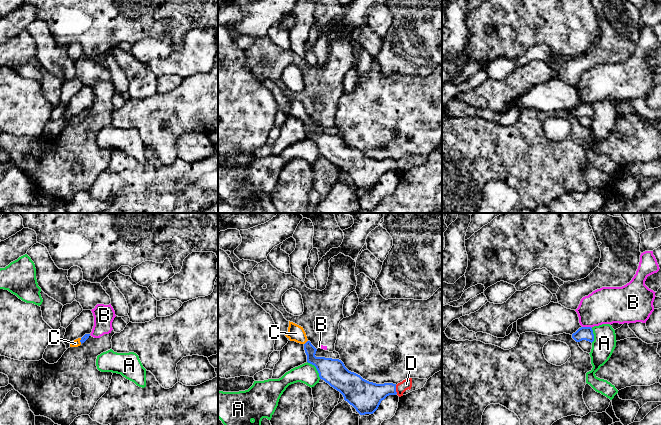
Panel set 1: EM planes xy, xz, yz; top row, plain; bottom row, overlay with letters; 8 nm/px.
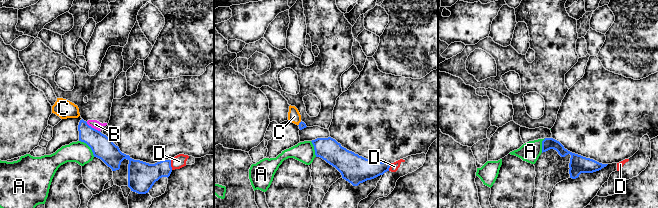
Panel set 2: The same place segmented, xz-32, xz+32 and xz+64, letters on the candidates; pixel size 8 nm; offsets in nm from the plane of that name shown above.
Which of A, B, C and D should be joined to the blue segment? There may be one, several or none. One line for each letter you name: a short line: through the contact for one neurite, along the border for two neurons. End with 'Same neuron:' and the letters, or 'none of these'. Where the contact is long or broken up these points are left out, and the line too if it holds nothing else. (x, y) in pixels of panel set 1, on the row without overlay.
C: line xz (325, 142), (311, 131), (306, 118), (296, 109)
Same neuron: C

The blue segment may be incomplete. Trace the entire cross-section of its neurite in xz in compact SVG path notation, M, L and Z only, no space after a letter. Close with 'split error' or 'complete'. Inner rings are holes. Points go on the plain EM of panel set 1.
M290 98L285 111L290 117L304 121L307 138L314 141L320 155L339 167L344 176L352 181L360 191L373 190L382 176L396 171L396 160L376 160L349 147L339 135L316 133L317 125L307 115L303 103Z | split error

